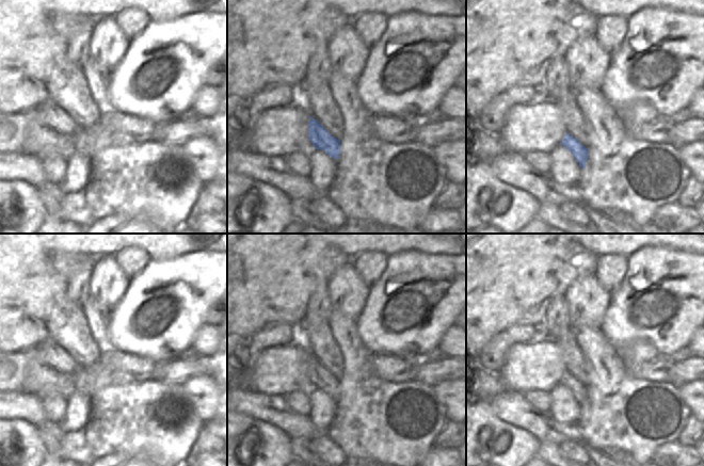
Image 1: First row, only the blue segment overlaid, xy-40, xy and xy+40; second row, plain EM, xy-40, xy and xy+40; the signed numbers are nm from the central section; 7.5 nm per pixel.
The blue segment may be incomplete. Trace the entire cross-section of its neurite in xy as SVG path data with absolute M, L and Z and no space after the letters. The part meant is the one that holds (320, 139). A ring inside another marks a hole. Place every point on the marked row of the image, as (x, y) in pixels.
M311 116L308 120L308 140L315 149L324 151L337 160L340 152L340 141L335 139L319 122Z

